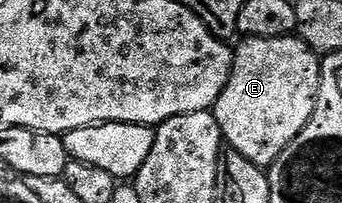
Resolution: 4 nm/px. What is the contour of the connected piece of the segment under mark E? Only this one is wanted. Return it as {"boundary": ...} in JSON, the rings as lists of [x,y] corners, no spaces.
{"boundary":[[[297,35],[276,39],[248,37],[239,40],[234,49],[234,66],[228,79],[228,87],[224,87],[212,110],[216,123],[220,123],[223,142],[233,152],[244,155],[244,159],[252,163],[263,167],[273,165],[284,147],[288,147],[288,143],[292,143],[292,139],[296,139],[296,135],[300,135],[300,131],[304,131],[304,127],[312,119],[321,78],[322,62],[319,54],[306,46]]]}

